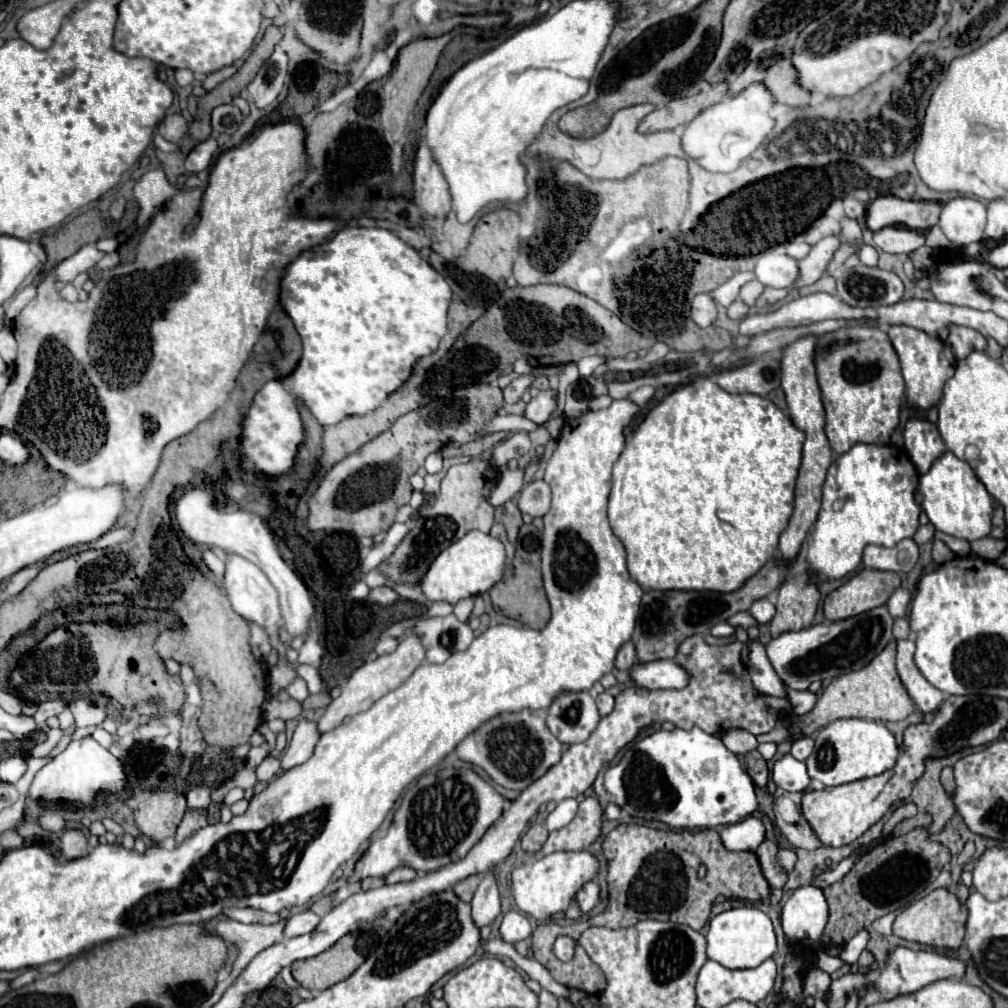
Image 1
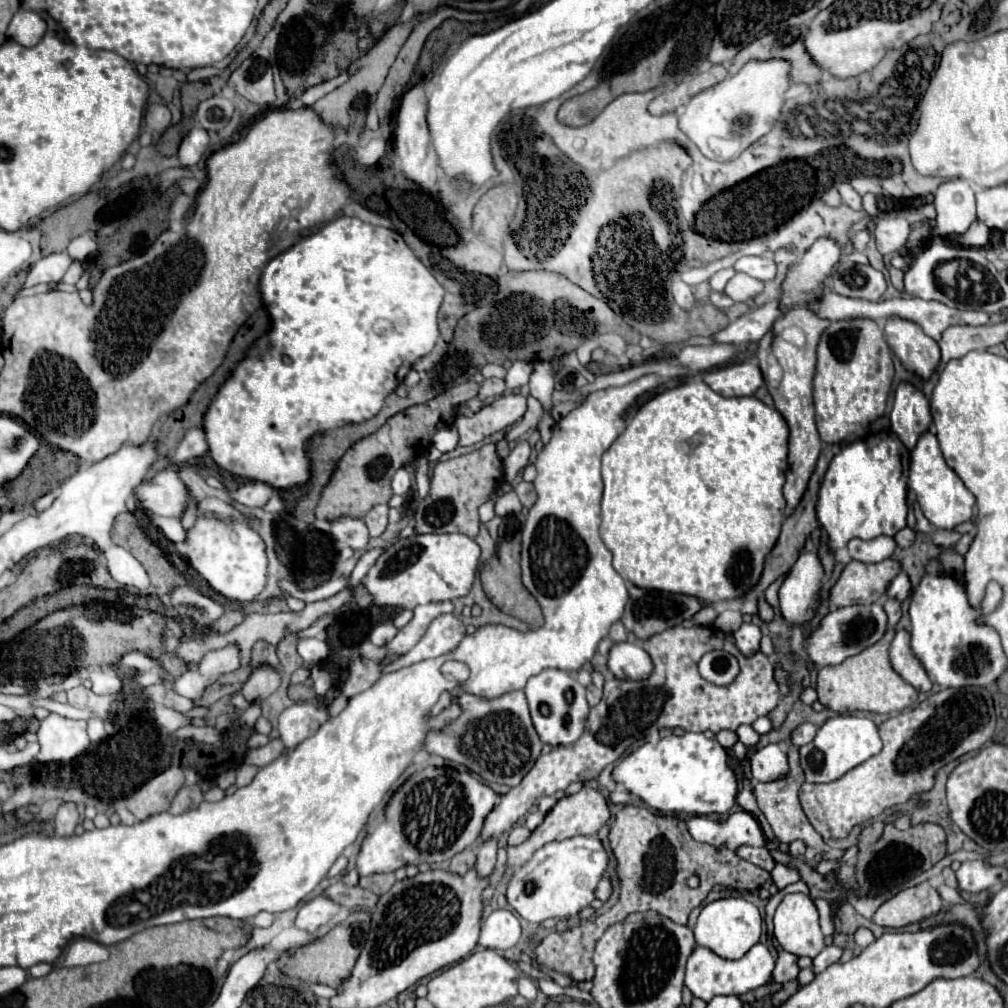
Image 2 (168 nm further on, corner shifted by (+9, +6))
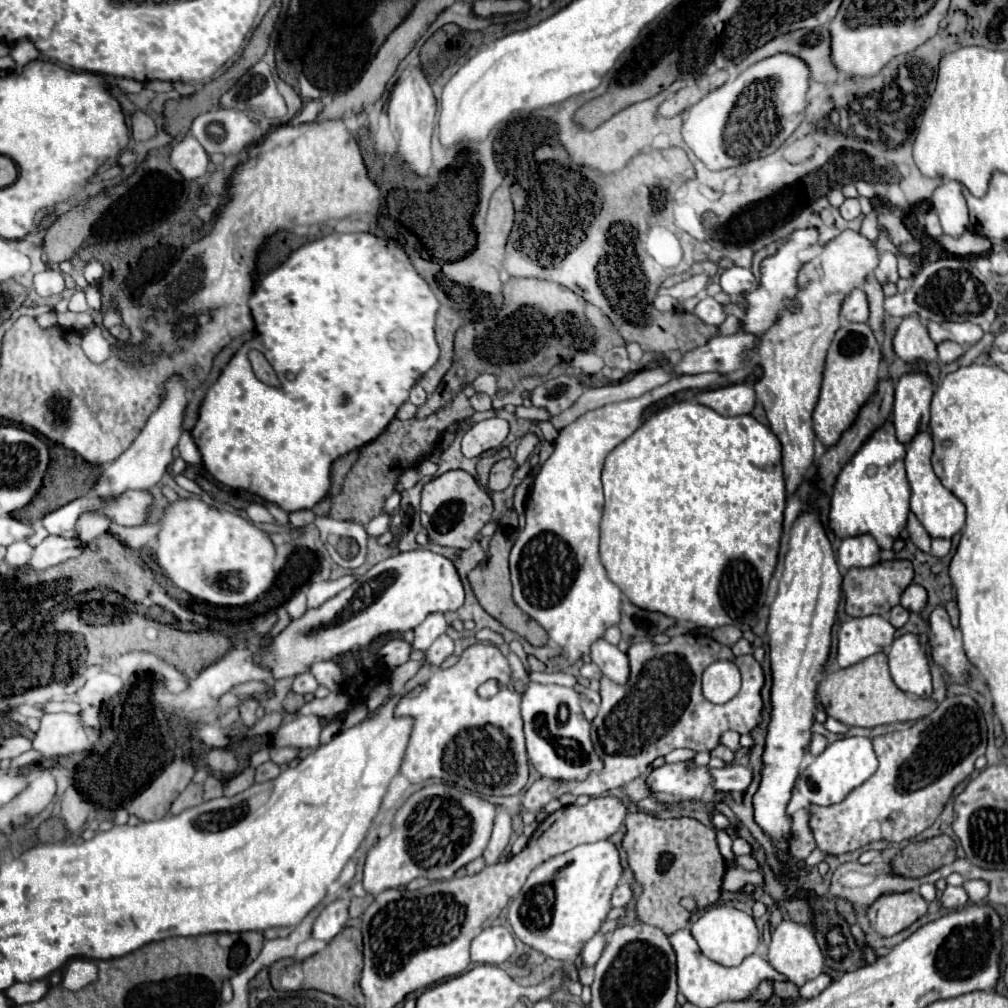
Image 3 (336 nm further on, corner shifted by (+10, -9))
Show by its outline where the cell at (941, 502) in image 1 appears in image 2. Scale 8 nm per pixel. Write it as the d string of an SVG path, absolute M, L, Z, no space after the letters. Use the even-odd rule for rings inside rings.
M932 431L922 433L922 437L918 439L918 445L912 449L908 487L916 493L916 499L920 503L924 517L938 529L954 529L960 523L970 521L974 515L976 497L966 489L962 479L946 465L938 439Z

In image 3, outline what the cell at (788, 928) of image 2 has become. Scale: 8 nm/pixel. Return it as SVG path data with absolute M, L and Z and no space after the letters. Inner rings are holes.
M783 920L773 936L771 936L771 944L769 944L769 964L781 972L783 976L787 976L789 982L793 982L797 988L801 988L807 980L817 978L823 972L825 966L825 956L813 936L813 932L807 926L795 924L791 920Z

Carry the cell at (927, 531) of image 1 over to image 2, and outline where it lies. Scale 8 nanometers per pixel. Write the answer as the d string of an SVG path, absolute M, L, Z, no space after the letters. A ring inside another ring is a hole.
M904 527L902 531L898 531L894 535L894 541L898 543L898 547L910 547L914 543L914 539L916 539L916 531L910 527Z

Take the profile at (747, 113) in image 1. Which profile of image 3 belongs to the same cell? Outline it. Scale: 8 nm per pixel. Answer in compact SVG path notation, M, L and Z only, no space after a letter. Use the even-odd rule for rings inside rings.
M769 56L737 78L727 80L687 110L683 140L711 170L737 166L777 150L803 122L809 90L809 66L799 56Z

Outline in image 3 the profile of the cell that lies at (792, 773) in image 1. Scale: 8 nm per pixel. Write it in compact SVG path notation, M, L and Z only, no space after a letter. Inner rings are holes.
M725 764L723 768L709 768L715 792L743 792L751 782L751 770L739 764Z

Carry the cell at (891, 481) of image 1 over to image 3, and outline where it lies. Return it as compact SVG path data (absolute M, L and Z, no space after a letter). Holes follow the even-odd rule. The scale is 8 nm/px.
M885 420L877 432L855 452L855 456L845 464L837 476L833 496L829 526L835 536L859 536L871 534L879 548L891 550L893 542L899 538L909 516L909 482L905 474L905 446L897 440L891 420Z

